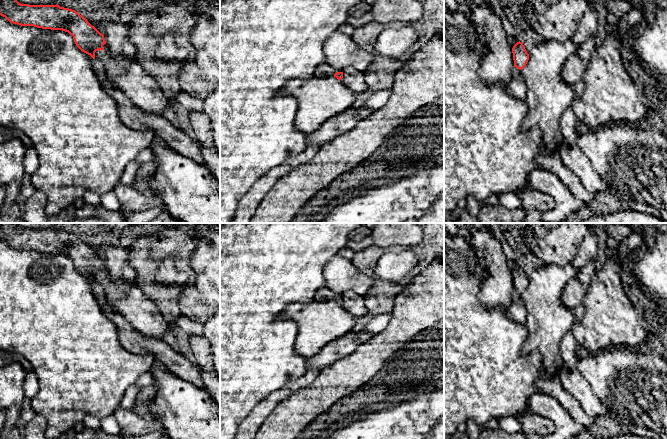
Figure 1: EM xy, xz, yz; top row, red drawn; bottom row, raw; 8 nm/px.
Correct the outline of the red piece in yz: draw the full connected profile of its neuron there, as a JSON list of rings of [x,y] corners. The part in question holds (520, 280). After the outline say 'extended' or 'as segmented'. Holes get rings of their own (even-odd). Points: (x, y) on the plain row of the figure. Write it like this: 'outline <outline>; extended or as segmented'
outline [[[520,265],[513,270],[512,277],[514,292],[512,294],[512,301],[507,310],[507,314],[509,318],[516,323],[525,324],[527,321],[527,308],[521,294],[526,290],[529,284],[529,278],[523,267]]]; extended

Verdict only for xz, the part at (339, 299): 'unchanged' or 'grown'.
grown

